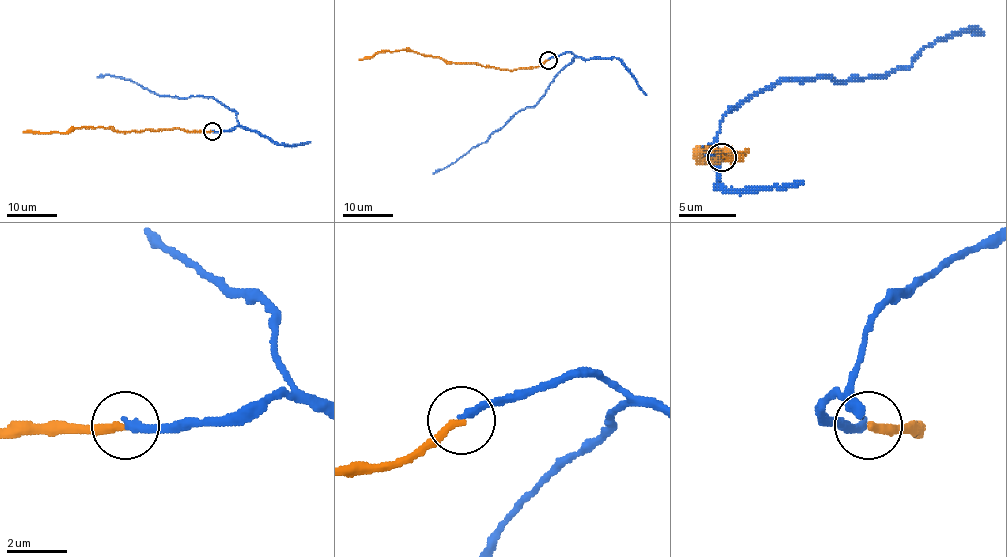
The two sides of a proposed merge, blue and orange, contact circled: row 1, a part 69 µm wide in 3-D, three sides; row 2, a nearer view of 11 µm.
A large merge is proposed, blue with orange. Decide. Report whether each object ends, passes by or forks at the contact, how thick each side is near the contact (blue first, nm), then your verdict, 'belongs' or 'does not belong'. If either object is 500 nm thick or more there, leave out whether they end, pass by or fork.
blue ends; orange ends; calibres 260 and 280 nm; belongs

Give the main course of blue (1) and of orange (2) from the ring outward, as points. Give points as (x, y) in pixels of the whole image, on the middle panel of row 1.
1: (547, 59), (570, 52), (574, 55), (535, 105), (517, 111), (486, 140), (433, 174)
2: (547, 60), (534, 67), (515, 70), (449, 62), (405, 50), (380, 51), (359, 60)

